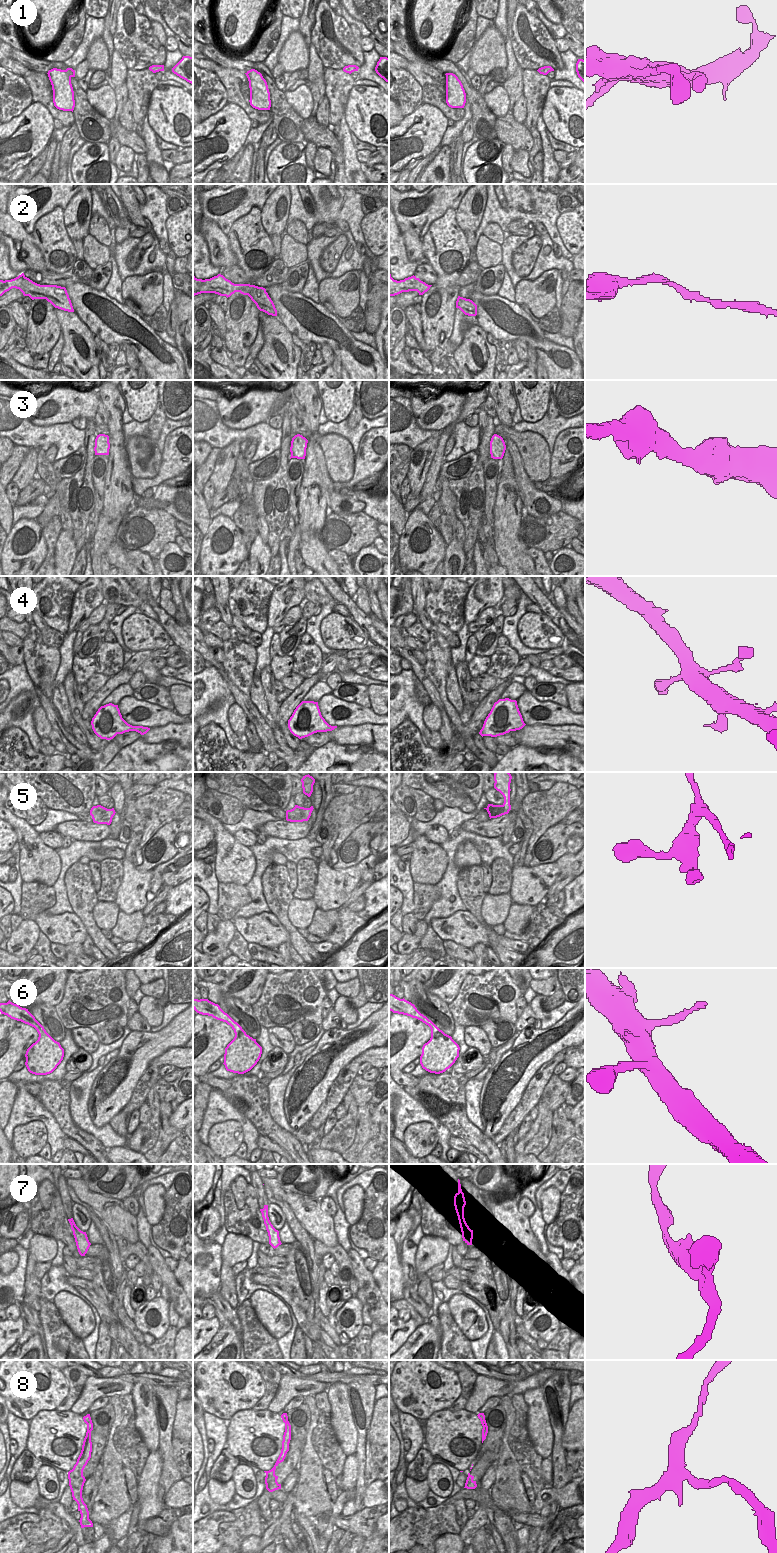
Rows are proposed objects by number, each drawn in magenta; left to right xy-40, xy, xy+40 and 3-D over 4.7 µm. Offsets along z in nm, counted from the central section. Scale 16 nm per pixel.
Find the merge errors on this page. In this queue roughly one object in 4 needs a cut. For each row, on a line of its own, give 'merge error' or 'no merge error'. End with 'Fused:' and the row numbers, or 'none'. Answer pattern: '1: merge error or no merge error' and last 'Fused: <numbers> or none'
1: no merge error
2: no merge error
3: no merge error
4: no merge error
5: merge error
6: no merge error
7: no merge error
8: merge error
Fused: 5, 8

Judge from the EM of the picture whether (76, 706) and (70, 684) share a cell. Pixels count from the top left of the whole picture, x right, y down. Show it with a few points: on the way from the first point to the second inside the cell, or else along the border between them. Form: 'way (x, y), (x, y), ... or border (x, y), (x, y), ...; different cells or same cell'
way (75, 701), (71, 689); same cell

